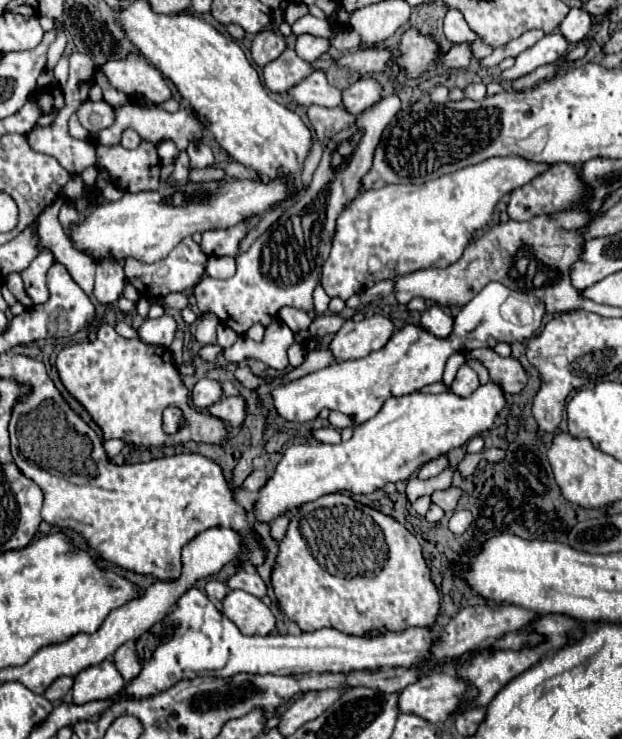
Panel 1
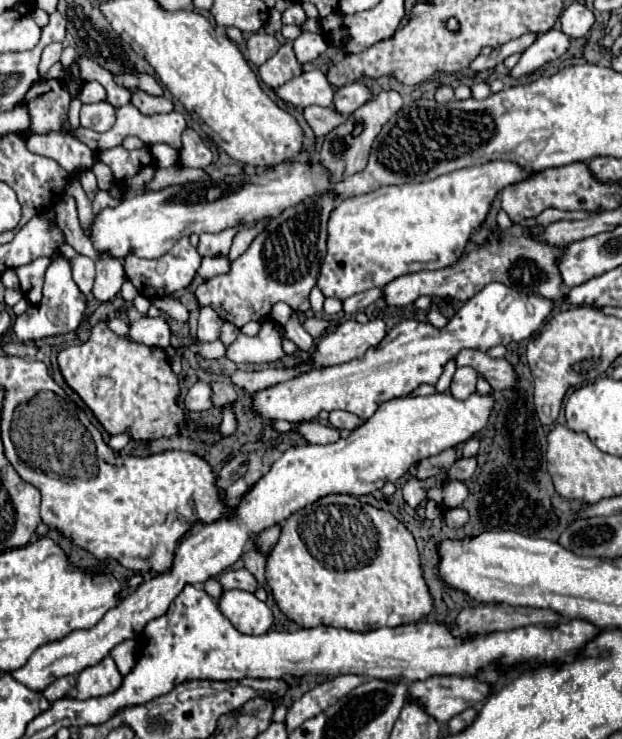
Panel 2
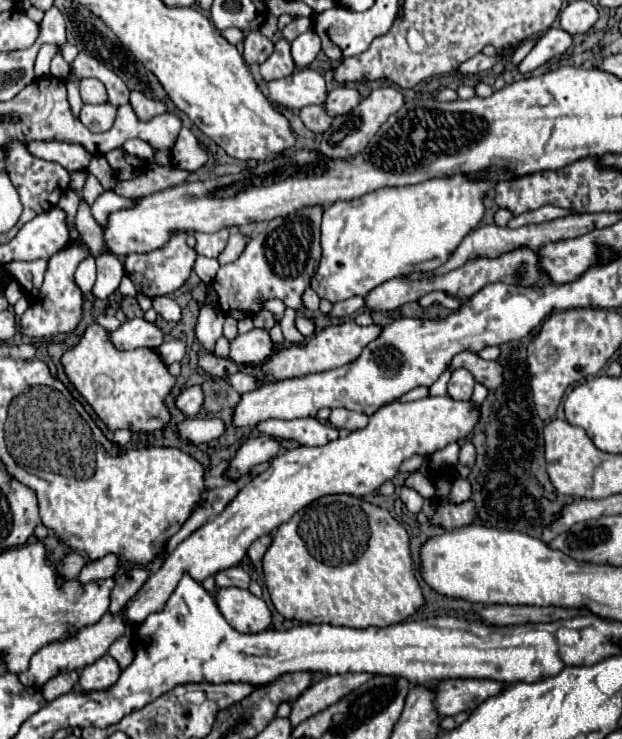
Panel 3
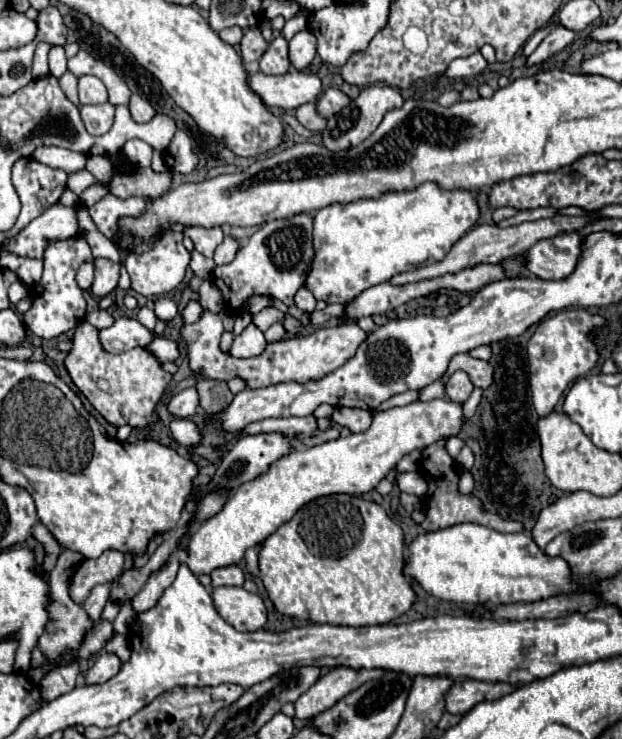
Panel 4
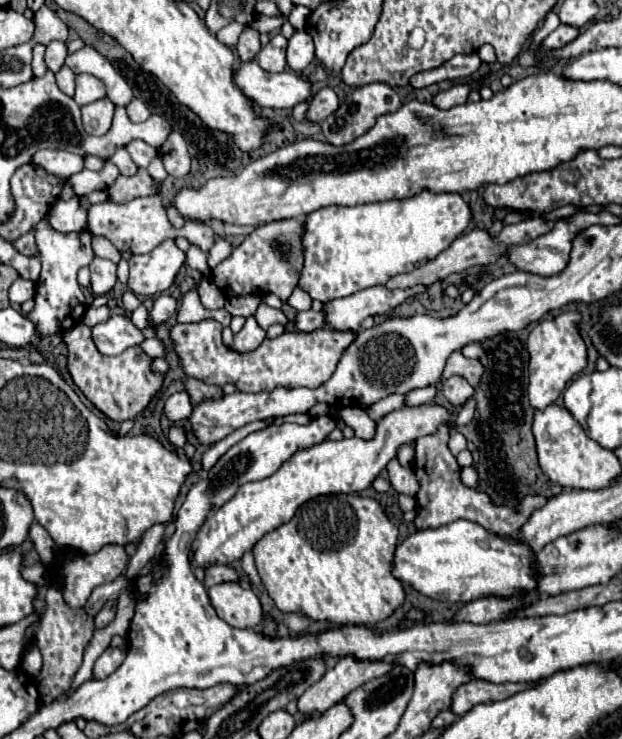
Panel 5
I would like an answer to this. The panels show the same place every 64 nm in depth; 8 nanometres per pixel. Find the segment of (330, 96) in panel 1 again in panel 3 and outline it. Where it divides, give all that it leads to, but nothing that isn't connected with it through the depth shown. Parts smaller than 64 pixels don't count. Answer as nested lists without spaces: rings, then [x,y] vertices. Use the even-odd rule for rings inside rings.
[[[302,68],[286,78],[266,82],[268,100],[288,110],[300,110],[310,104],[324,104],[328,96],[324,76],[312,68]]]

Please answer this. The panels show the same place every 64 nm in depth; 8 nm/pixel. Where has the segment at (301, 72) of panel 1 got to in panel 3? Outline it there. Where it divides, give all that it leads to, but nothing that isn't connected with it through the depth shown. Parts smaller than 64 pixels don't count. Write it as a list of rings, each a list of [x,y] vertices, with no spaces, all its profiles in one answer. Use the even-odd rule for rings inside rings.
[[[280,38],[274,44],[274,52],[260,64],[260,74],[264,80],[272,80],[272,78],[286,78],[288,74],[294,72],[294,62],[290,56],[290,42],[286,42],[284,38]]]

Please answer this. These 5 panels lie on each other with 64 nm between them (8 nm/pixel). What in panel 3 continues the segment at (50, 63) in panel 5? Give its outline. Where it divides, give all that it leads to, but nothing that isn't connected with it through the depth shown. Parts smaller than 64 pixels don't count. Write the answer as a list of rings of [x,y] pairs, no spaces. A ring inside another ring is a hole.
[[[58,50],[58,52],[56,52],[56,56],[52,58],[50,74],[52,74],[54,78],[60,78],[60,80],[64,80],[64,78],[70,74],[70,66],[62,60],[62,52],[60,52],[60,50]]]

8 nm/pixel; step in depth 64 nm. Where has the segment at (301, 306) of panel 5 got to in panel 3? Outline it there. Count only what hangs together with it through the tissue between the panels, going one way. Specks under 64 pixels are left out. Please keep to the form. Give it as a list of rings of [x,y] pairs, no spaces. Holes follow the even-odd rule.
[[[308,288],[308,290],[302,294],[302,304],[304,304],[304,308],[316,312],[316,310],[318,310],[318,304],[320,304],[320,298],[318,298],[318,294],[316,294],[312,288]]]

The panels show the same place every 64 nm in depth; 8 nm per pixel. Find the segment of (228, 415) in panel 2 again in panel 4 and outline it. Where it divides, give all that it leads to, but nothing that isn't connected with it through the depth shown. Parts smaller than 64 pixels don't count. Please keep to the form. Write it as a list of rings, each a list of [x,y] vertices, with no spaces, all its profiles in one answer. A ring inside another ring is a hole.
[[[172,420],[170,424],[170,432],[172,432],[172,438],[180,444],[180,446],[192,446],[192,444],[198,444],[200,442],[200,430],[194,422],[190,420]]]

